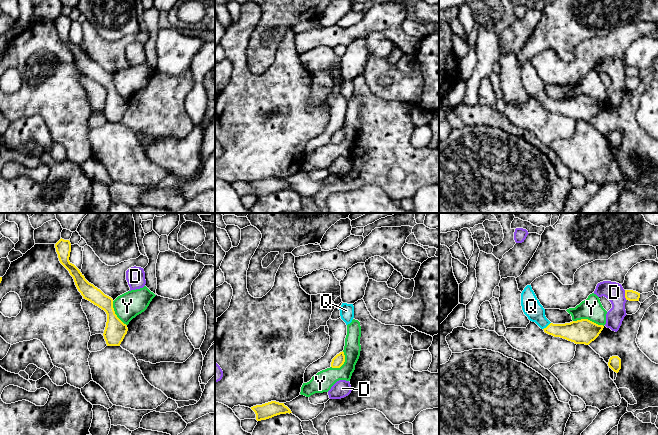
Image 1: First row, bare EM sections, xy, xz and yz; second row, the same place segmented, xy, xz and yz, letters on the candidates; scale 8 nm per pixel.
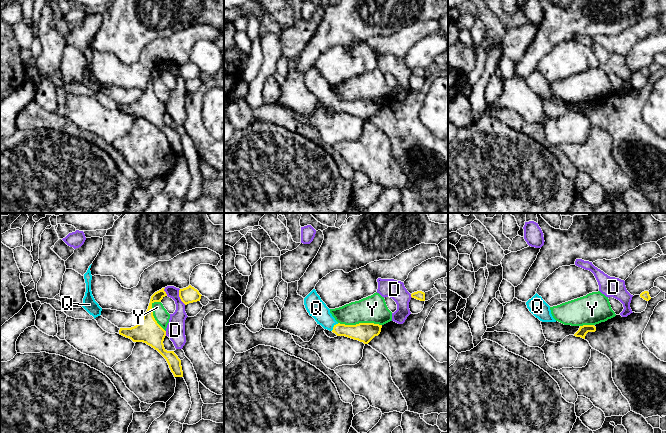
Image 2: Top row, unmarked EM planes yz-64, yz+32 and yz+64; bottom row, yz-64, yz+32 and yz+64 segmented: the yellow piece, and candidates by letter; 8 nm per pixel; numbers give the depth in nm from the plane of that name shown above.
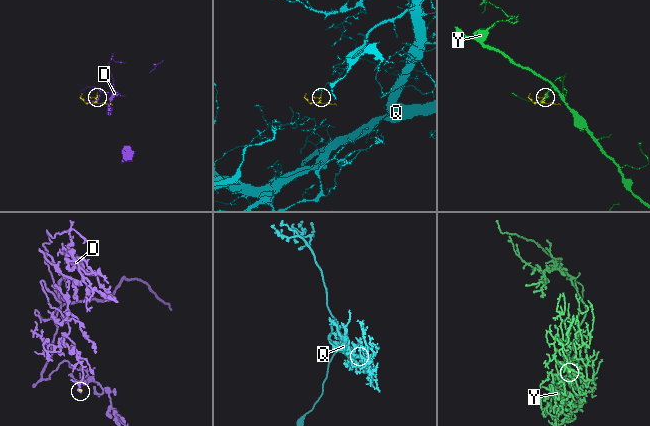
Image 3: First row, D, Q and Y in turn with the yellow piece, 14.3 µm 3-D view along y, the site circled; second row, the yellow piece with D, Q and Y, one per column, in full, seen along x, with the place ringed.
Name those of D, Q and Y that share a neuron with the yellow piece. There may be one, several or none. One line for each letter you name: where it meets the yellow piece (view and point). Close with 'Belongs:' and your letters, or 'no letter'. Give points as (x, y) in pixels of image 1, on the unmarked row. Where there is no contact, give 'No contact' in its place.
Q: Touches yellow at yz (547, 102)
Belongs: Q

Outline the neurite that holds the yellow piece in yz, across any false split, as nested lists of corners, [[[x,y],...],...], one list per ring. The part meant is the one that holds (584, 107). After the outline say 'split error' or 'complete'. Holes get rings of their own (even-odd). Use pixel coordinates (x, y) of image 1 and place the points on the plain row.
[[[527,61],[521,69],[521,82],[524,90],[535,98],[545,109],[560,113],[575,120],[589,121],[601,107],[603,101],[598,101],[588,95],[581,95],[565,100],[553,100],[545,92],[545,85],[540,80],[531,61]]]; split error

